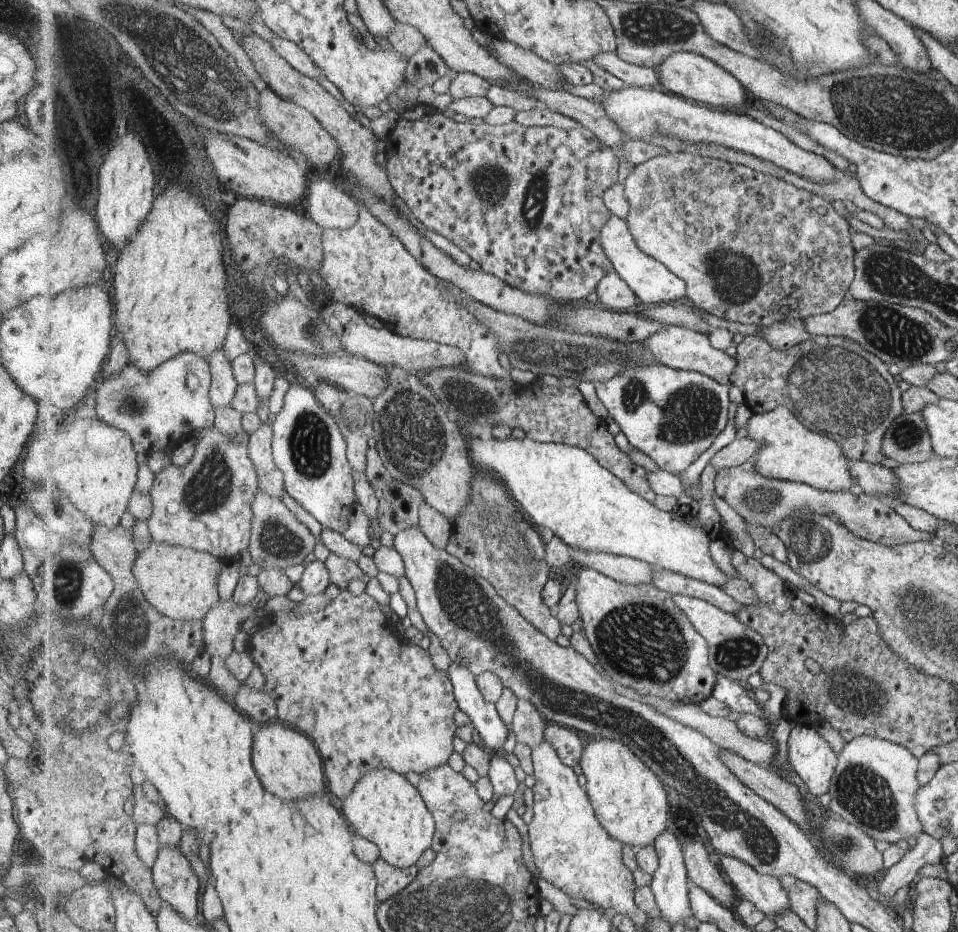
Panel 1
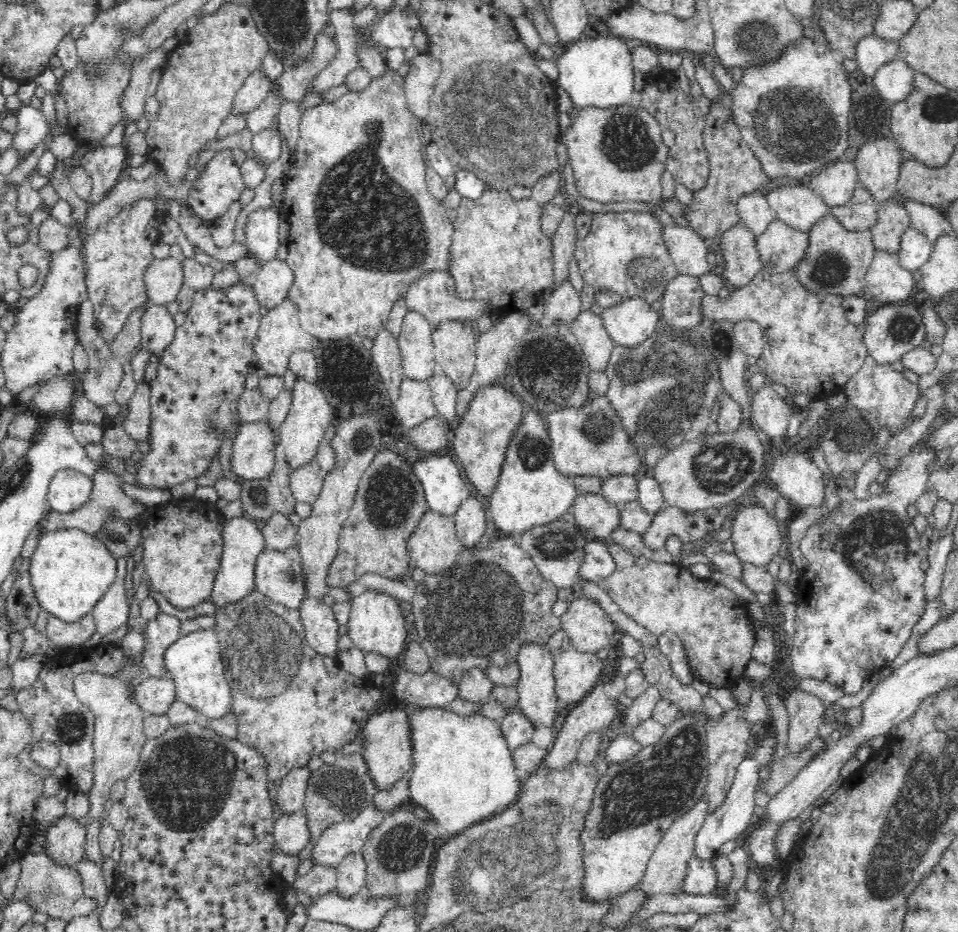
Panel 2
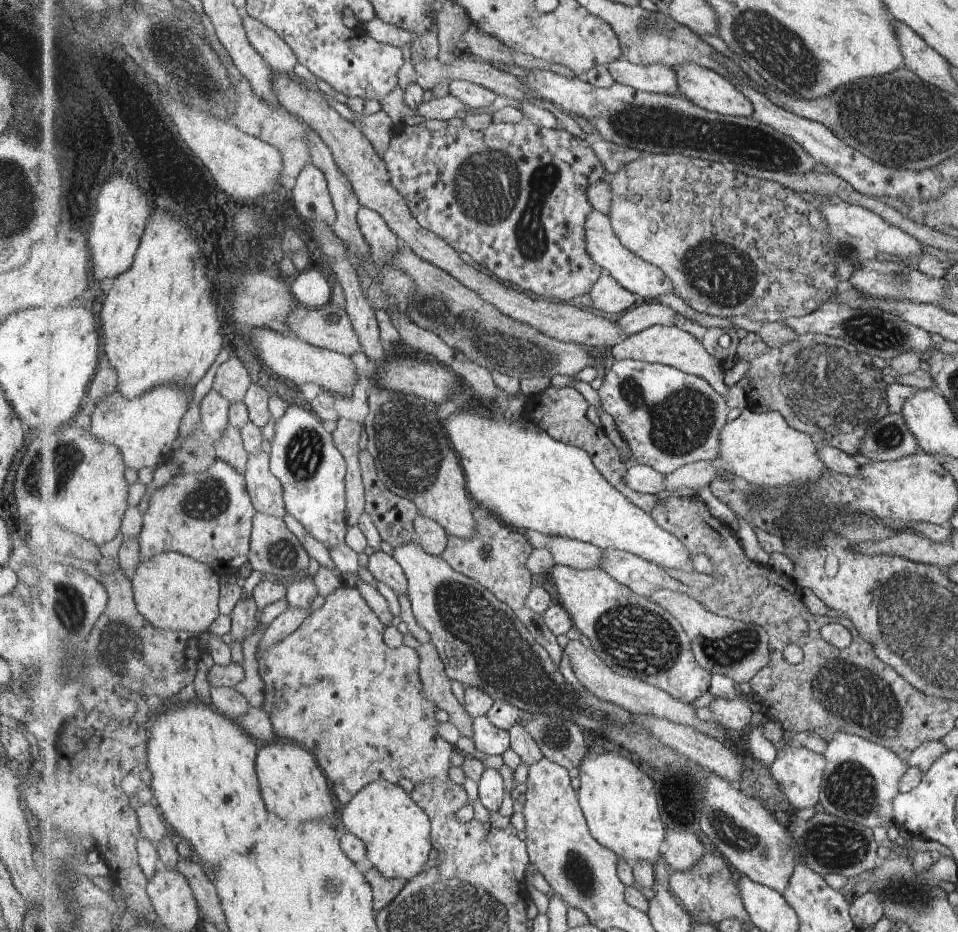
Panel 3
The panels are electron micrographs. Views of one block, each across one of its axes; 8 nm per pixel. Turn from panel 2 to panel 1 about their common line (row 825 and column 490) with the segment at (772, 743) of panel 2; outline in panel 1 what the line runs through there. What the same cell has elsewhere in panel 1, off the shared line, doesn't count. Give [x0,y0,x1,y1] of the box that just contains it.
[450,662,510,752]

